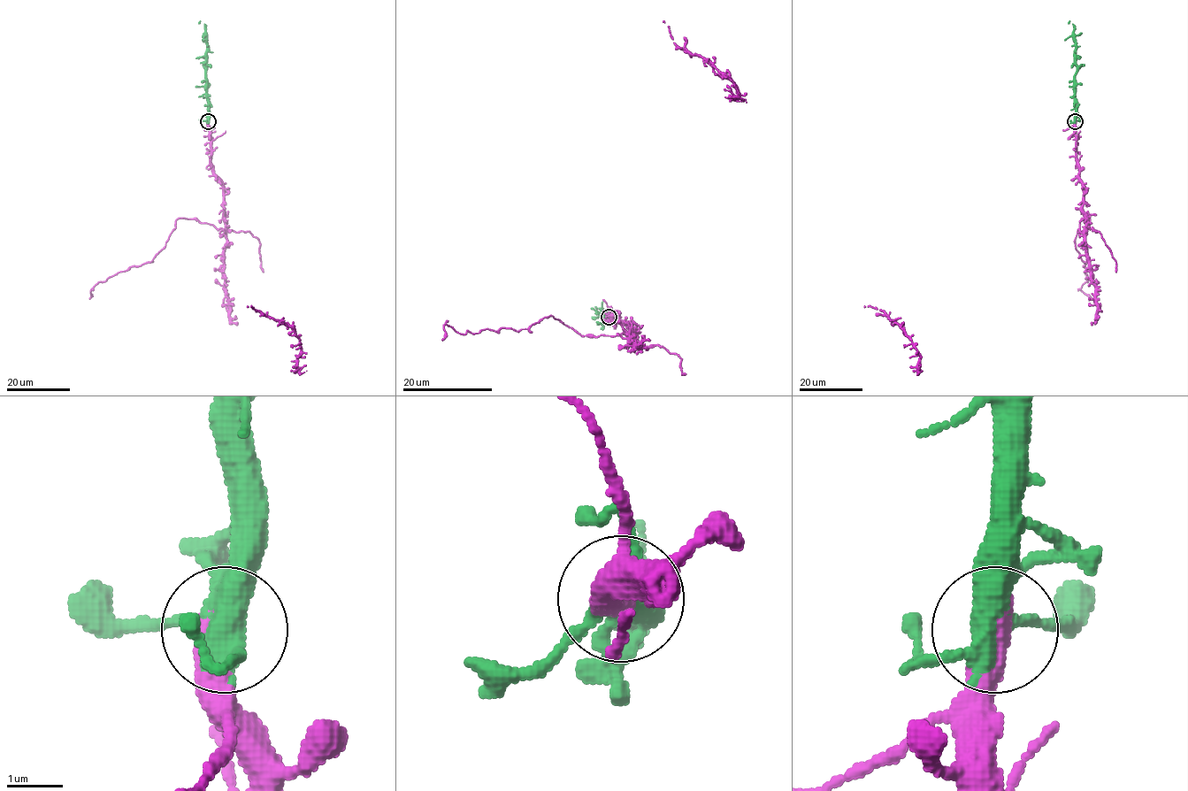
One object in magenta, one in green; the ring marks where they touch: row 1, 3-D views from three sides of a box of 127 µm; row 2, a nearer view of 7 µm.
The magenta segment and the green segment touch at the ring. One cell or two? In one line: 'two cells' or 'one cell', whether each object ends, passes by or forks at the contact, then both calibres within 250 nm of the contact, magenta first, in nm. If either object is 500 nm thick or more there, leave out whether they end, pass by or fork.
one cell | 500/420 nm

